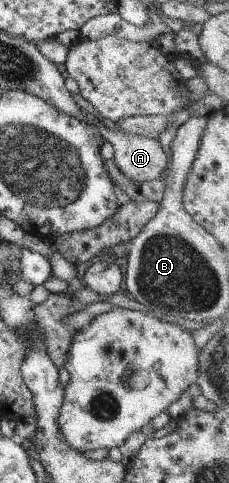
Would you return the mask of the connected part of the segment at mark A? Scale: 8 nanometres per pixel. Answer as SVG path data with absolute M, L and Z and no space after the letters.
M99 128L102 141L113 147L113 158L118 170L133 182L150 182L160 178L167 158L156 139L121 130Z

